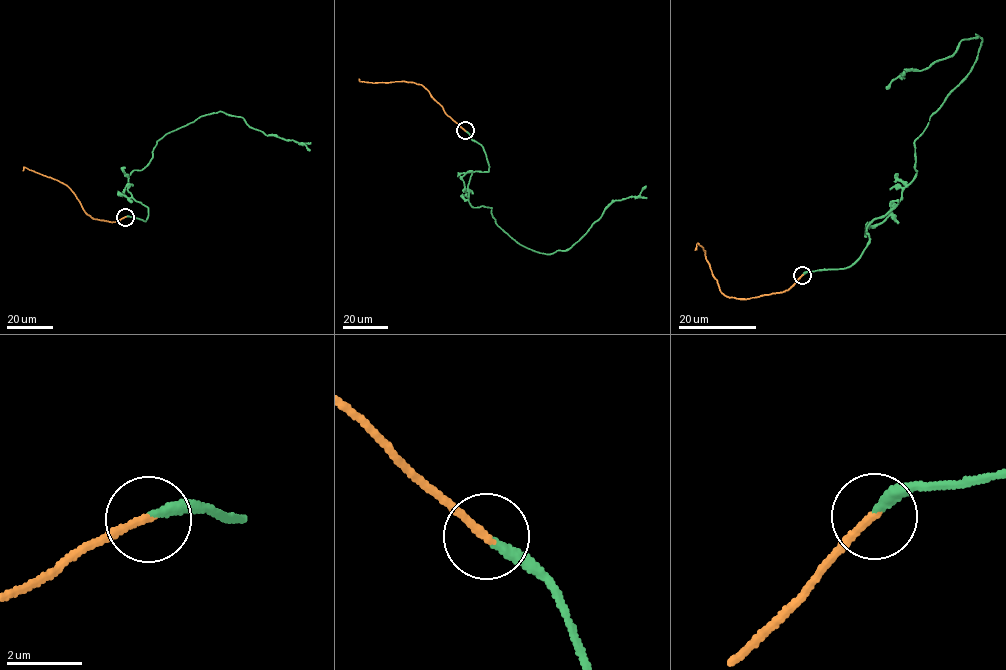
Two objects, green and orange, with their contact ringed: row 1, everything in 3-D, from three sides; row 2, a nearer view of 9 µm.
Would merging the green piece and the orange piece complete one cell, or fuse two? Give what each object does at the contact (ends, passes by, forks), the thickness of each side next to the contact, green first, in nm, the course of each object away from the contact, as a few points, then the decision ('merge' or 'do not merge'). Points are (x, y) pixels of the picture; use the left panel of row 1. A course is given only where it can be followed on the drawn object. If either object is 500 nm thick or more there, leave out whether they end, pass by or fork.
green ends | orange ends | 240/200 nm | green via (125, 217), (148, 216), (127, 190), (129, 174), (149, 161), (160, 138), (202, 116), (241, 117), (309, 150) | orange via (125, 217), (112, 222), (93, 218), (67, 185), (25, 167), (23, 171) | merge

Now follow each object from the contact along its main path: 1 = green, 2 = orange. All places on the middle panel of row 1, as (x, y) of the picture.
1: (465, 131), (488, 164), (472, 173), (469, 204), (540, 253), (567, 250), (645, 186)
2: (465, 131), (421, 84), (403, 81), (374, 83), (359, 79)

